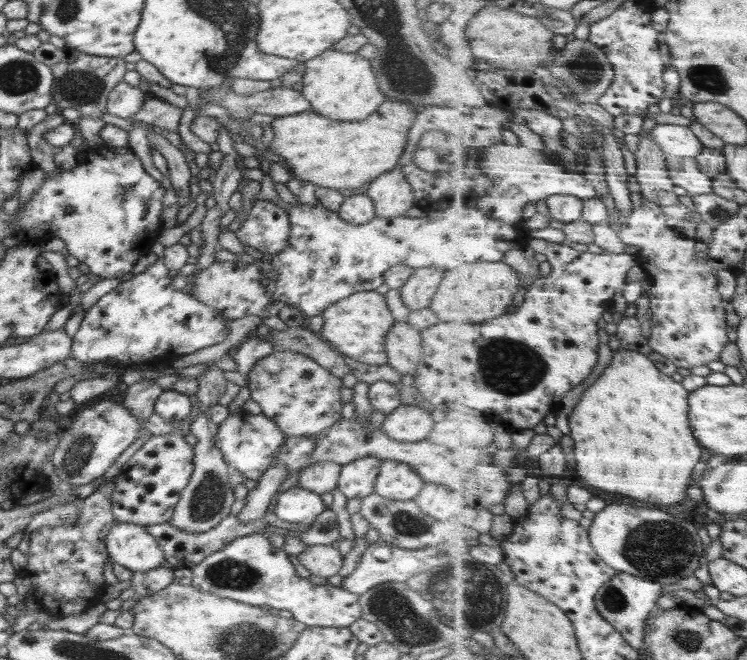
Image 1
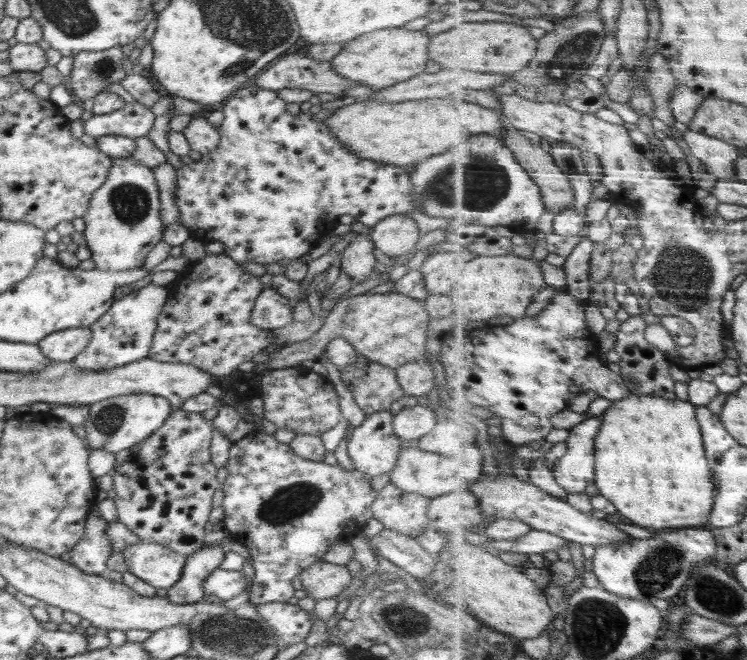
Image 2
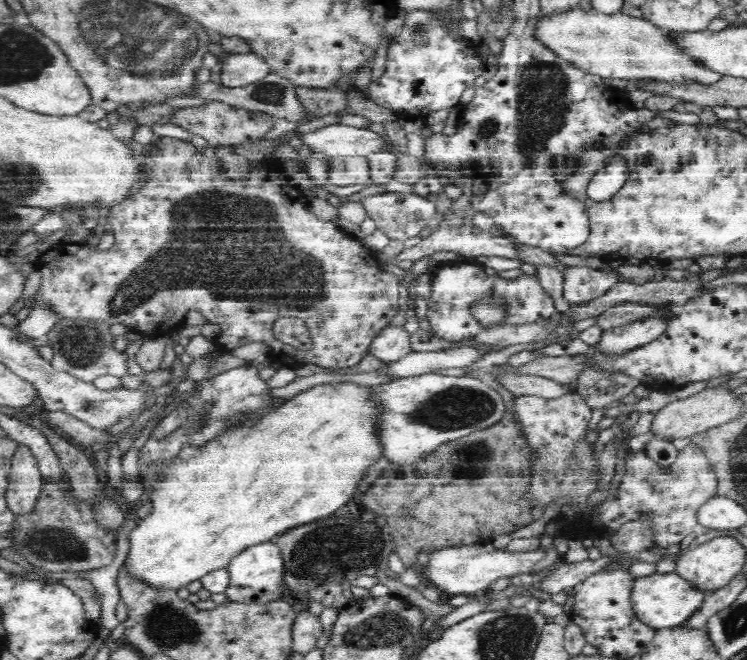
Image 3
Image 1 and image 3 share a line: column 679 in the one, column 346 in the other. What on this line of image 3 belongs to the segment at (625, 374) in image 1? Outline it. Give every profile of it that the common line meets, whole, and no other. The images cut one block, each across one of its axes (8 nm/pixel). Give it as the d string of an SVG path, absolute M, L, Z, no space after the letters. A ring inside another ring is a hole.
M341 382L316 384L307 390L296 394L292 399L286 401L280 408L265 413L260 418L254 419L247 425L238 425L218 431L212 438L199 445L184 445L178 456L172 462L169 478L160 482L158 492L152 499L152 512L136 521L132 532L128 536L130 552L126 561L130 565L130 571L134 575L144 577L146 581L154 583L156 586L179 589L196 579L208 574L211 570L216 570L221 566L228 566L229 562L245 548L274 540L277 535L281 535L294 527L305 525L313 520L322 518L330 512L336 512L338 508L346 506L352 496L358 492L360 482L368 476L370 468L376 466L376 456L384 456L384 444L382 444L382 416L386 416L386 407L380 397L376 397L378 385L358 384L358 382Z

